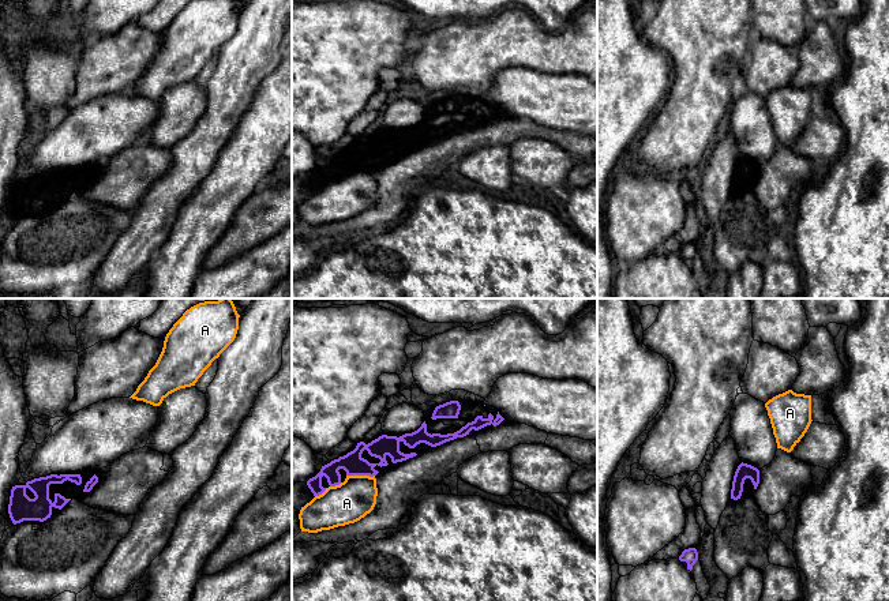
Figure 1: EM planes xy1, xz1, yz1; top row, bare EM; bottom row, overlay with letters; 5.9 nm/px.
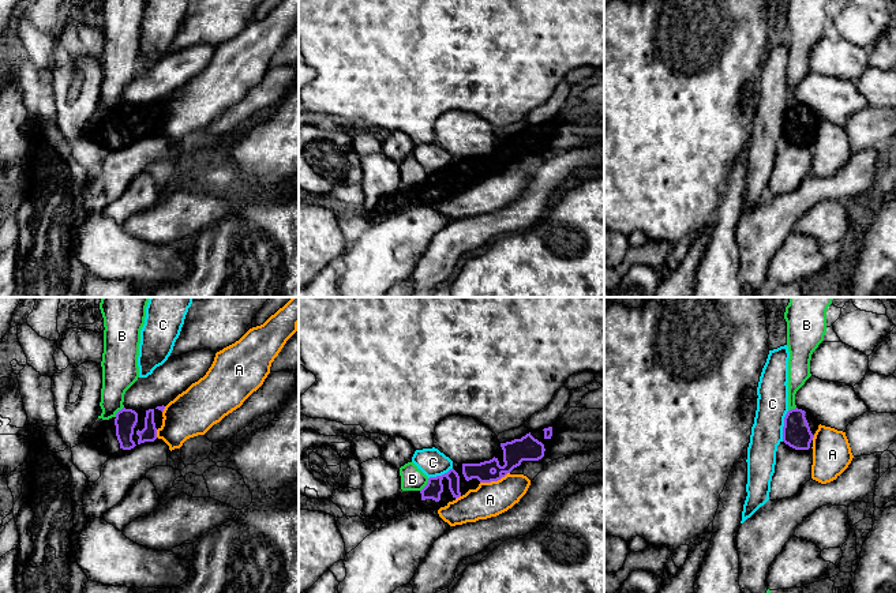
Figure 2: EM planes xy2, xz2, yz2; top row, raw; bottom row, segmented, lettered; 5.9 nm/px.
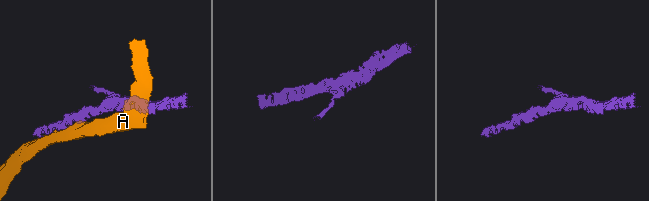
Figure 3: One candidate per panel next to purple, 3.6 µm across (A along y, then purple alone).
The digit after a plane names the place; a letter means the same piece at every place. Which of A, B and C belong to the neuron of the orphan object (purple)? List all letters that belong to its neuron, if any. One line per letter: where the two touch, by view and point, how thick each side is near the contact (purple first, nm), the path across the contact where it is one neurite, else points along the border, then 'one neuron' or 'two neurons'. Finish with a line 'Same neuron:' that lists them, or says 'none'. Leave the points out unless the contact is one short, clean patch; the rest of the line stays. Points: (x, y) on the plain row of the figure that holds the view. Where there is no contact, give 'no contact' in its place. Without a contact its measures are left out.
A: contact xz2 (494, 175); calibres 140 and 200 nm; two neurons
B: contact xz2 (426, 180); calibres 100 and 140 nm; border xz2 (428, 173), (420, 186); two neurons
C: contact yz2 (784, 120); calibres 170 and 190 nm; border yz2 (788, 105), (784, 112), (782, 135); two neurons
Same neuron: none

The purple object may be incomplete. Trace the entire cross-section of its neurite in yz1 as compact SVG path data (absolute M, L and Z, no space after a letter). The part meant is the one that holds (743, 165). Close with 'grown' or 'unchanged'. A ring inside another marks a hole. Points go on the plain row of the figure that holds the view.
M740 158L735 166L731 194L753 191L759 179L759 165L751 159Z; grown

